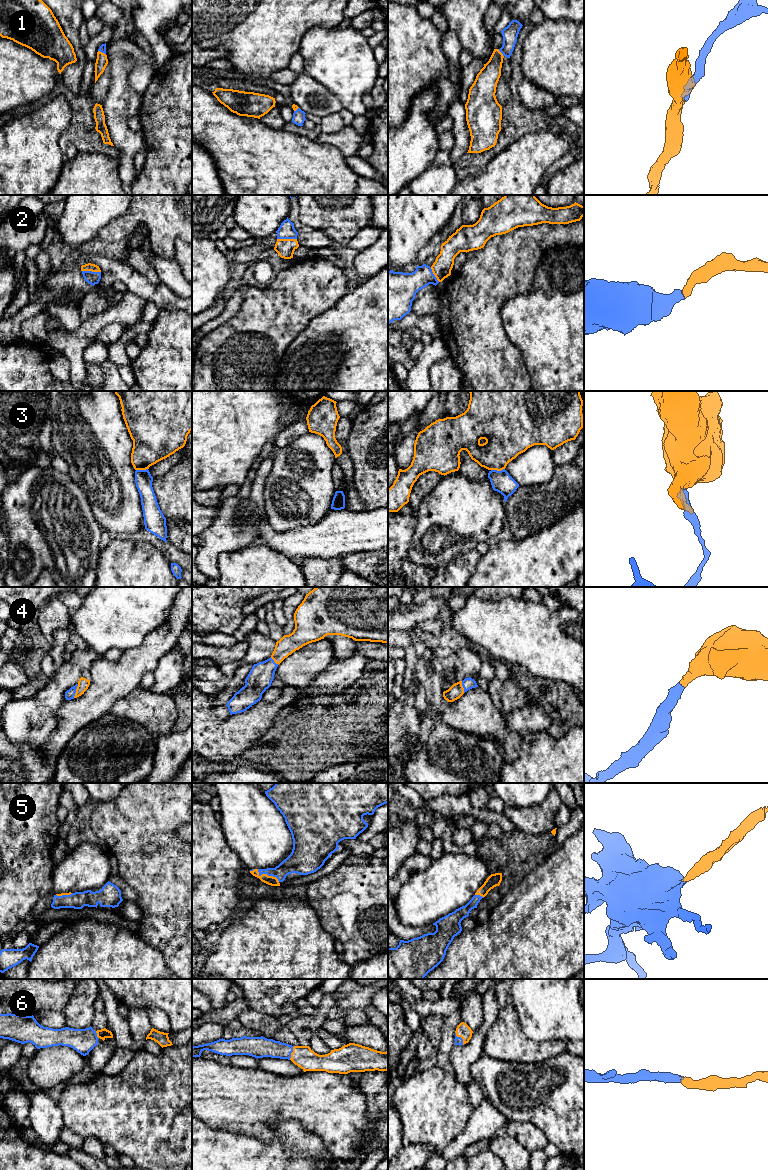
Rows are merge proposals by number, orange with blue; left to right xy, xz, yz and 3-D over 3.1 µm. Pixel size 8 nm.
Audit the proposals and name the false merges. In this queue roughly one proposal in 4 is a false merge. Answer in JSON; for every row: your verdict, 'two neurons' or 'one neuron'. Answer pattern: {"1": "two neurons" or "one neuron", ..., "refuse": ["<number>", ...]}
{"1": "one neuron", "2": "one neuron", "3": "two neurons", "4": "one neuron", "5": "one neuron", "6": "one neuron", "refuse": ["3"]}

